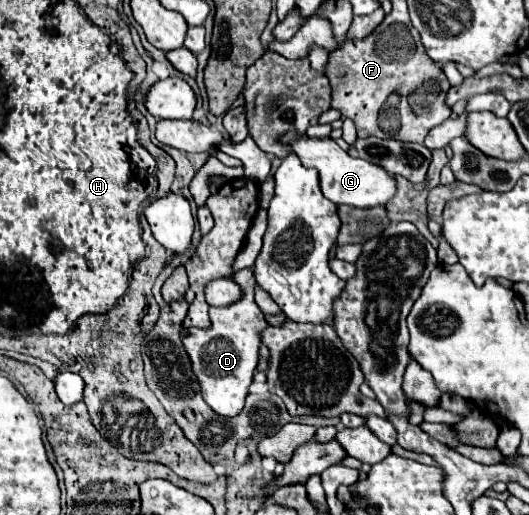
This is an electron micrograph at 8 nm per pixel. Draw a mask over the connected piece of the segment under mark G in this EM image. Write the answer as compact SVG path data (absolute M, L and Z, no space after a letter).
M291 130L279 136L279 142L287 144L291 152L301 160L303 166L315 168L319 172L321 192L333 204L349 204L349 206L367 208L367 206L381 206L383 202L387 202L387 198L395 196L395 180L383 168L351 158L331 138L309 138Z

